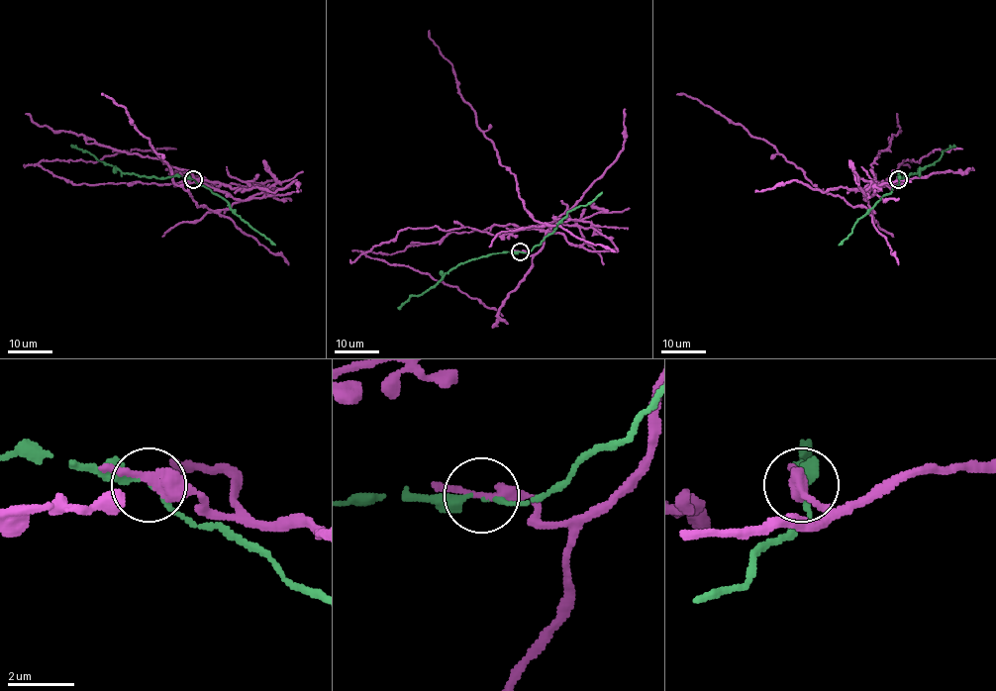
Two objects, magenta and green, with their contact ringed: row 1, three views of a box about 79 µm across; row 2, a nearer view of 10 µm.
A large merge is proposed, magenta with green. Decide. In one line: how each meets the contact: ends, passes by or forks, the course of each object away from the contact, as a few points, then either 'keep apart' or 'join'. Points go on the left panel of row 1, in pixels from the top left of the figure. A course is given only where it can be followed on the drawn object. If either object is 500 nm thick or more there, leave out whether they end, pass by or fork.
magenta passes by; green passes by; course magenta (193, 179), (219, 184), (203, 180), (242, 200), (214, 211), (198, 206), (125, 109), (102, 94); course green (193, 179), (123, 173), (70, 145); keep apart

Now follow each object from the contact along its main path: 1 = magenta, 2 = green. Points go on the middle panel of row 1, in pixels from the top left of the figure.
1: (520, 251), (534, 255), (543, 246), (546, 231), (530, 226), (568, 220), (541, 224), (525, 208), (429, 31)
2: (520, 252), (503, 251), (458, 263), (432, 287), (411, 296), (397, 307)

